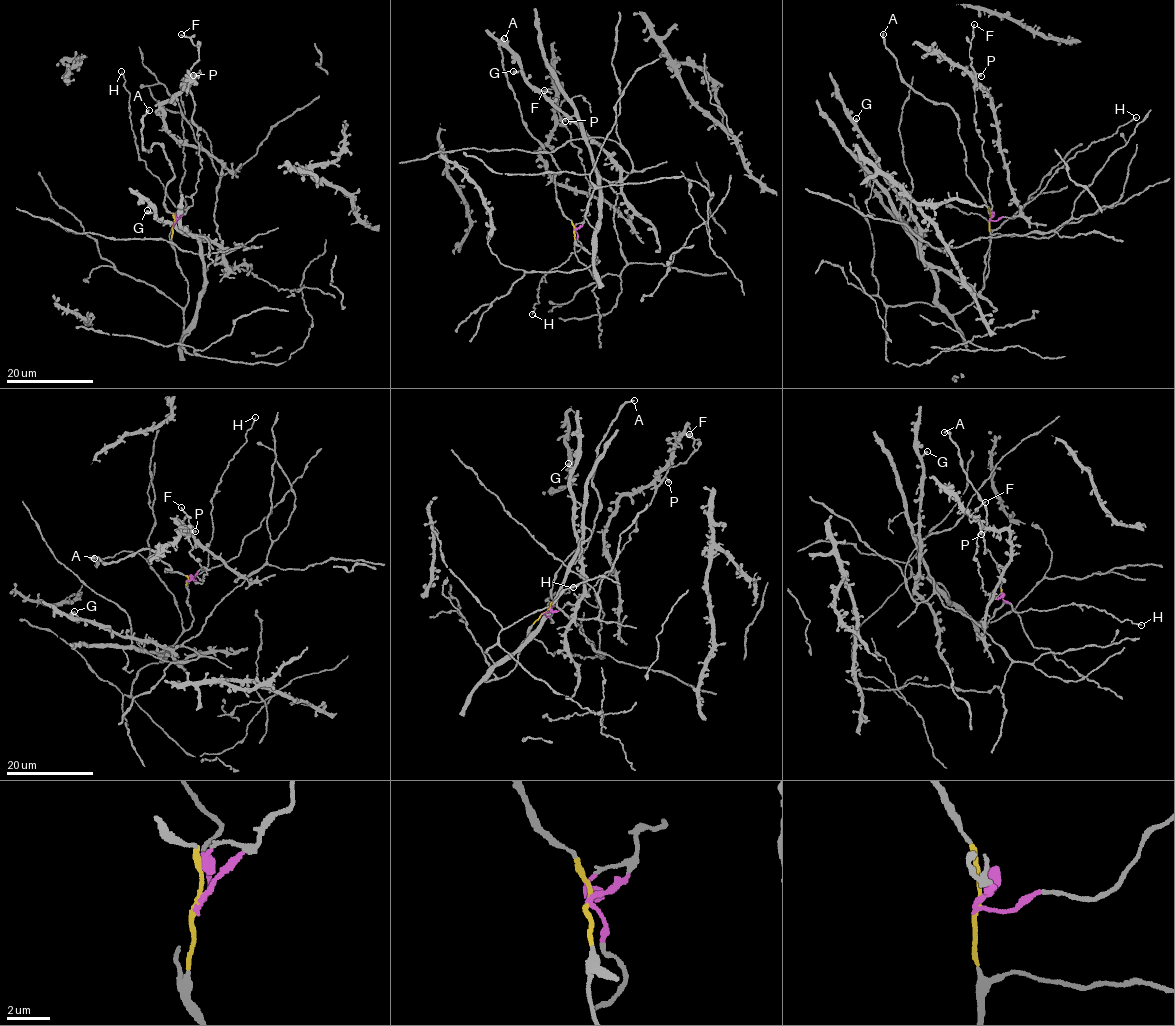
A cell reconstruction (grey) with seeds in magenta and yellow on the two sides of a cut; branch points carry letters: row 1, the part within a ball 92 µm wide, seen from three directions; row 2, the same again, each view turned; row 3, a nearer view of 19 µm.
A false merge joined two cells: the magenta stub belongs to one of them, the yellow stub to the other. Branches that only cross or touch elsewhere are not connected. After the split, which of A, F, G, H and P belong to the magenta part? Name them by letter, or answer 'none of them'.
F, H, P

